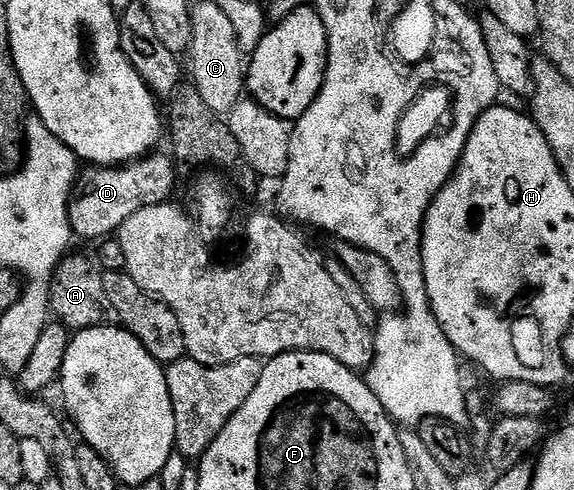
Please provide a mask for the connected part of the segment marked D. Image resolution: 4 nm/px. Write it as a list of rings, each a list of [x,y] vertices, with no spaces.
[[[151,154],[148,158],[136,157],[134,160],[123,163],[122,166],[91,166],[78,175],[71,191],[71,201],[67,204],[67,220],[71,226],[72,235],[79,238],[95,238],[103,240],[114,235],[119,226],[133,216],[133,212],[141,212],[141,208],[162,206],[168,201],[171,189],[175,186],[176,163],[163,154]]]

